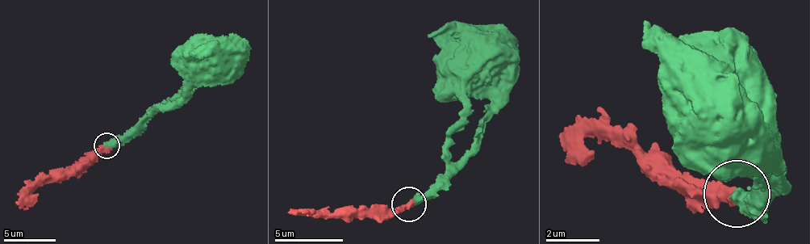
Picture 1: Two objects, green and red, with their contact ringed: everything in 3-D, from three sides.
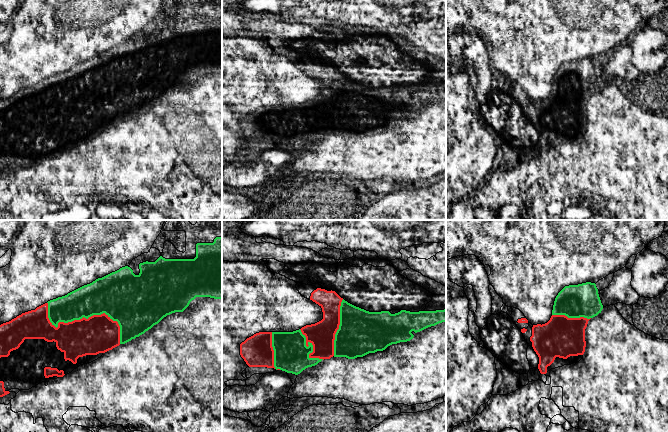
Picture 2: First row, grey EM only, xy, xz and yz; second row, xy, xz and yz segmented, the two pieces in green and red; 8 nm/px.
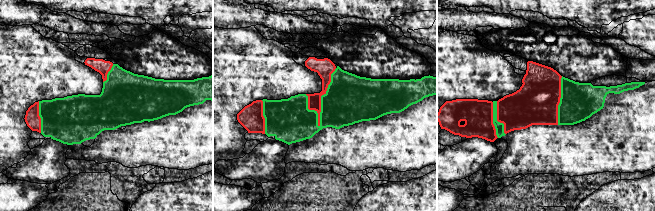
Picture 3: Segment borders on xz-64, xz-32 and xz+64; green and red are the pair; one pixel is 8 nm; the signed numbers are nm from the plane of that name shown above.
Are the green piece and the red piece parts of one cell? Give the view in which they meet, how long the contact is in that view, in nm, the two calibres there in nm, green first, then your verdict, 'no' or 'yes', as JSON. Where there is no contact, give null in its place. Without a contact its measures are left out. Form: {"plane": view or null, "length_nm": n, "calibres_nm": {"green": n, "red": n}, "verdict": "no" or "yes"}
{"plane": "xy", "length_nm": 700, "calibres_nm": {"green": 280, "red": 300}, "verdict": "yes"}

